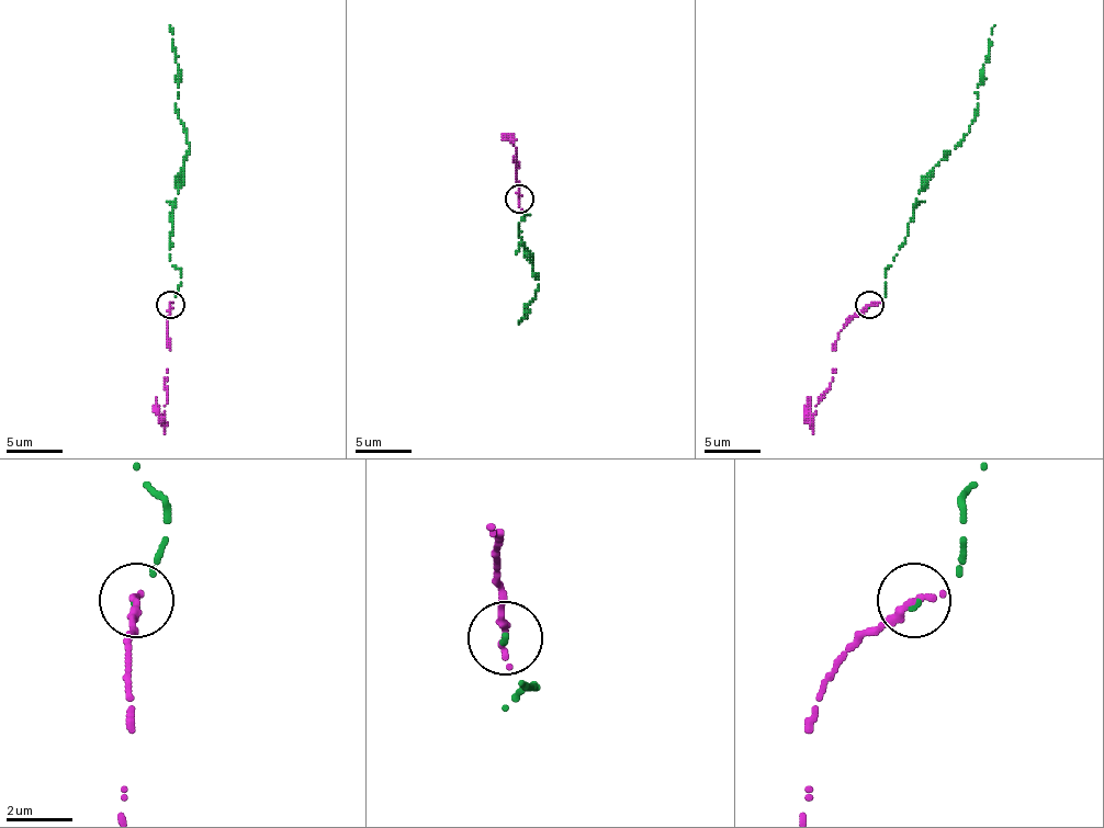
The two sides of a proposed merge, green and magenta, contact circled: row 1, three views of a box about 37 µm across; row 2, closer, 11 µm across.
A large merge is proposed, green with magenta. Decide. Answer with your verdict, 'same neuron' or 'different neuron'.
same neuron

